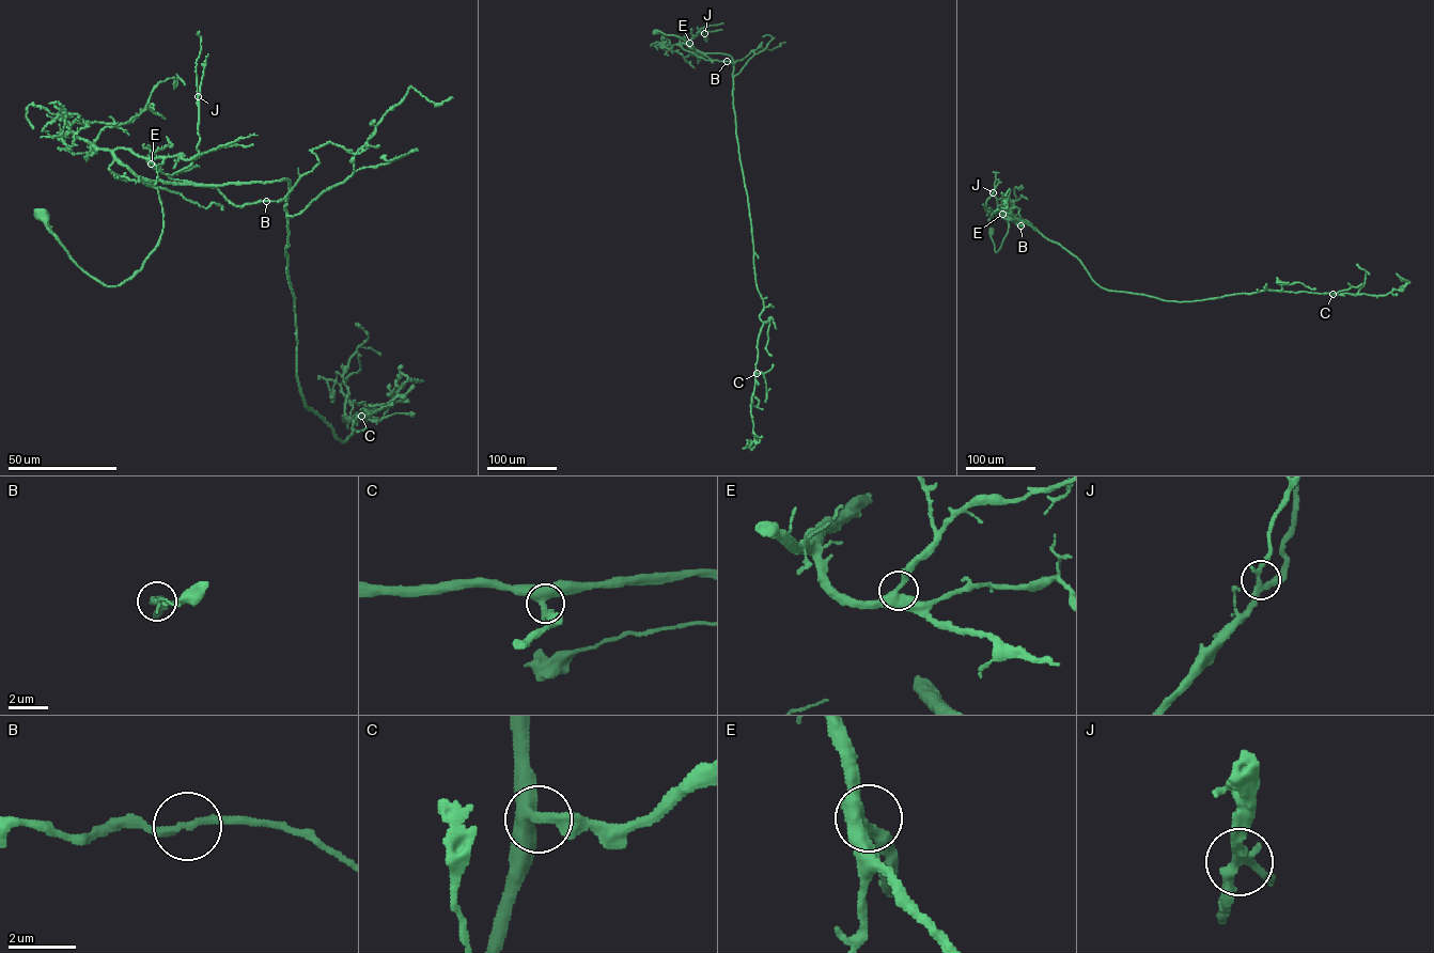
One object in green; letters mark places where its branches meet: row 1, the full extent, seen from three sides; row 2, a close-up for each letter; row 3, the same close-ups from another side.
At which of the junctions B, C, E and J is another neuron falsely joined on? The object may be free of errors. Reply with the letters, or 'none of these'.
none of these

